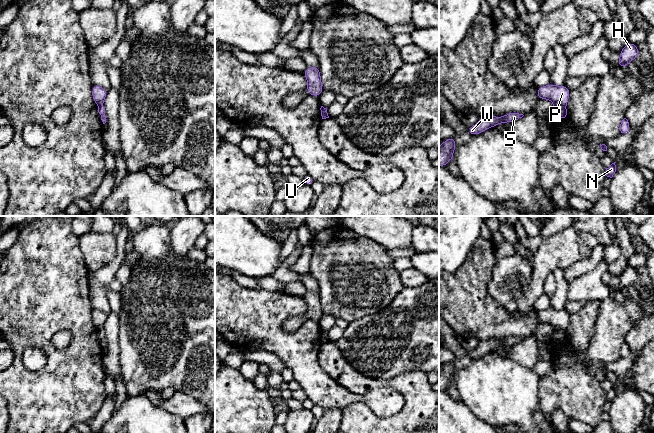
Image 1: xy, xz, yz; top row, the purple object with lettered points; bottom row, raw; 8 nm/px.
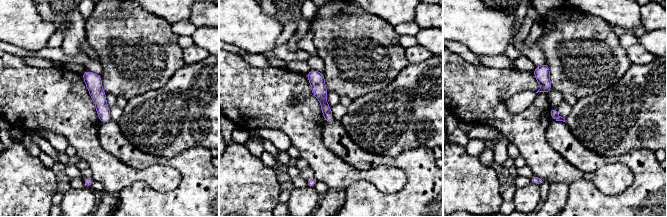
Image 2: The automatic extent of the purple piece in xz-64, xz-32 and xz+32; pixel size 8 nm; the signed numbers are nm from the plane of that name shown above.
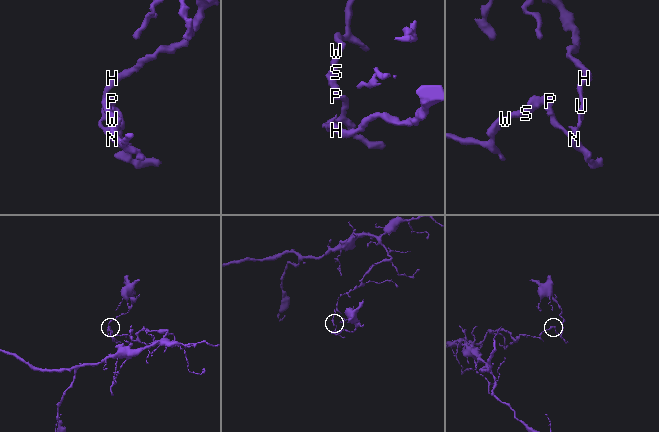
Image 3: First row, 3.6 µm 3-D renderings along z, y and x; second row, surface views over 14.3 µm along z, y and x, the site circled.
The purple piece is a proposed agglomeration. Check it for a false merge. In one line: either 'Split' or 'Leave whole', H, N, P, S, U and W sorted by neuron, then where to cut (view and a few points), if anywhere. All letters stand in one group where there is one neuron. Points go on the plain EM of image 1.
Split. Groups: H N U / P S W. Split along yz (555, 327), (564, 330)

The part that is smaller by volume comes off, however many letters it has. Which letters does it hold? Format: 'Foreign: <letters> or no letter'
Foreign: H, N, U

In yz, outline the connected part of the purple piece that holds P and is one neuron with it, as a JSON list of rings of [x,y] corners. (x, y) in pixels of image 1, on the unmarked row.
[[[550,307],[547,310],[537,312],[538,323],[548,323],[554,328],[565,330],[569,324],[570,313],[565,309],[555,310]]]

